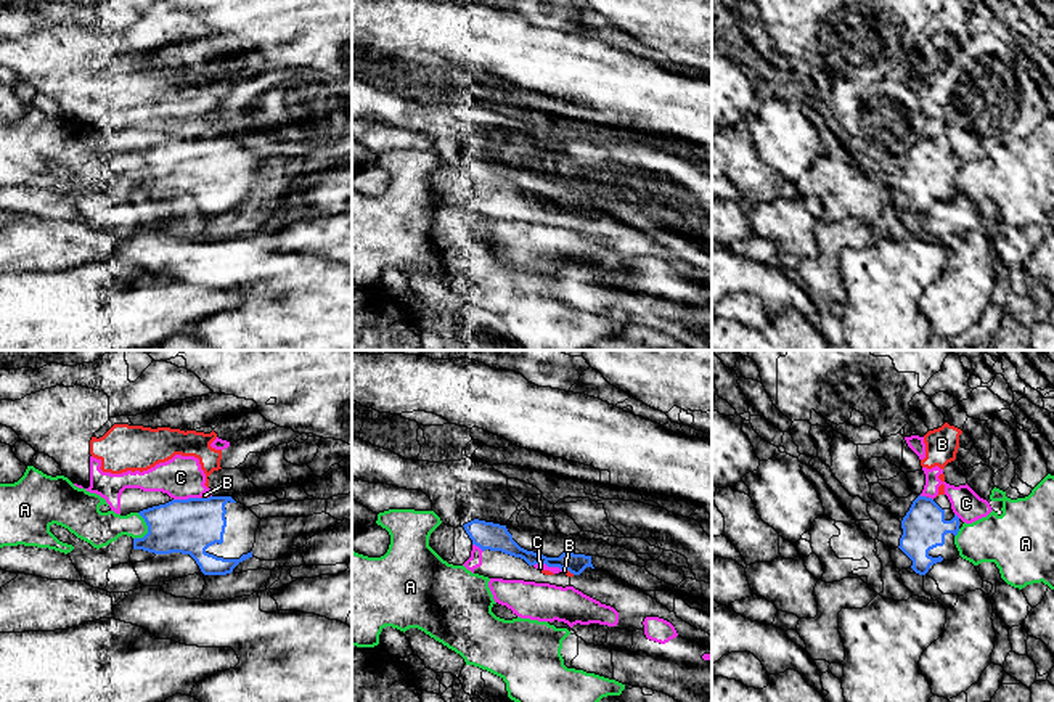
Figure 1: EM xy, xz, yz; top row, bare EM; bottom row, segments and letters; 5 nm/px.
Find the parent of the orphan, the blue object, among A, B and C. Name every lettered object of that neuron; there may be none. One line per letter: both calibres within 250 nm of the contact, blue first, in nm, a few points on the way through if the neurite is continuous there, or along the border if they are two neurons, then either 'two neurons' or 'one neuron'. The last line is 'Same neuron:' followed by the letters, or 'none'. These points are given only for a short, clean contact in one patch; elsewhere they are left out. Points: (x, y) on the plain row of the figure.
A: 280/170 nm | two neurons
B: 100/20 nm | along xz (563, 209), (574, 214) | two neurons
C: 280/220 nm | two neurons
Same neuron: none

